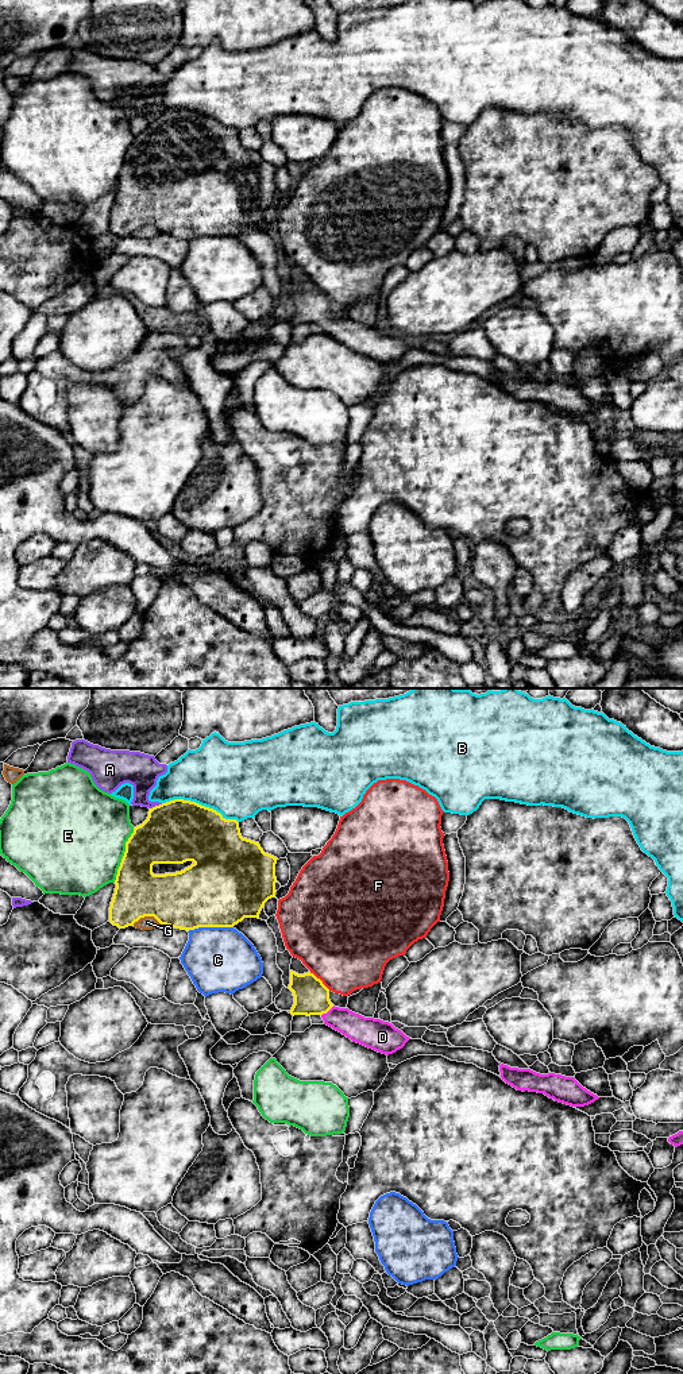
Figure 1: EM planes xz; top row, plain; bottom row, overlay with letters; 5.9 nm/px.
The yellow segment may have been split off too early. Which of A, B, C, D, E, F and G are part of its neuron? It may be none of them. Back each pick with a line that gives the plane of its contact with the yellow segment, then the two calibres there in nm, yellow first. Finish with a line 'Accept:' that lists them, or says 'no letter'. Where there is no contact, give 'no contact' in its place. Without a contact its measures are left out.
D: contact in xz; calibres 200 and 160 nm
Accept: D

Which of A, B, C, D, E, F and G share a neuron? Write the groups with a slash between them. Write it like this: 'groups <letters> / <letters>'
groups A / B / C / D / E / F / G

